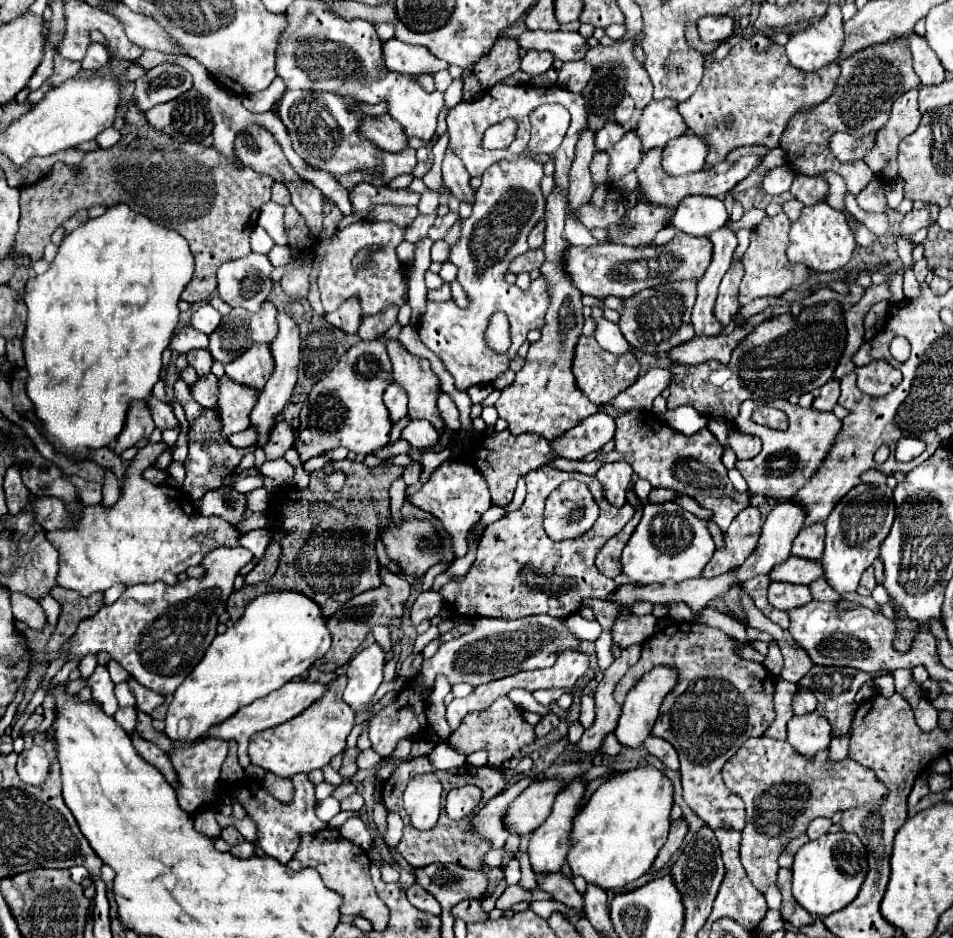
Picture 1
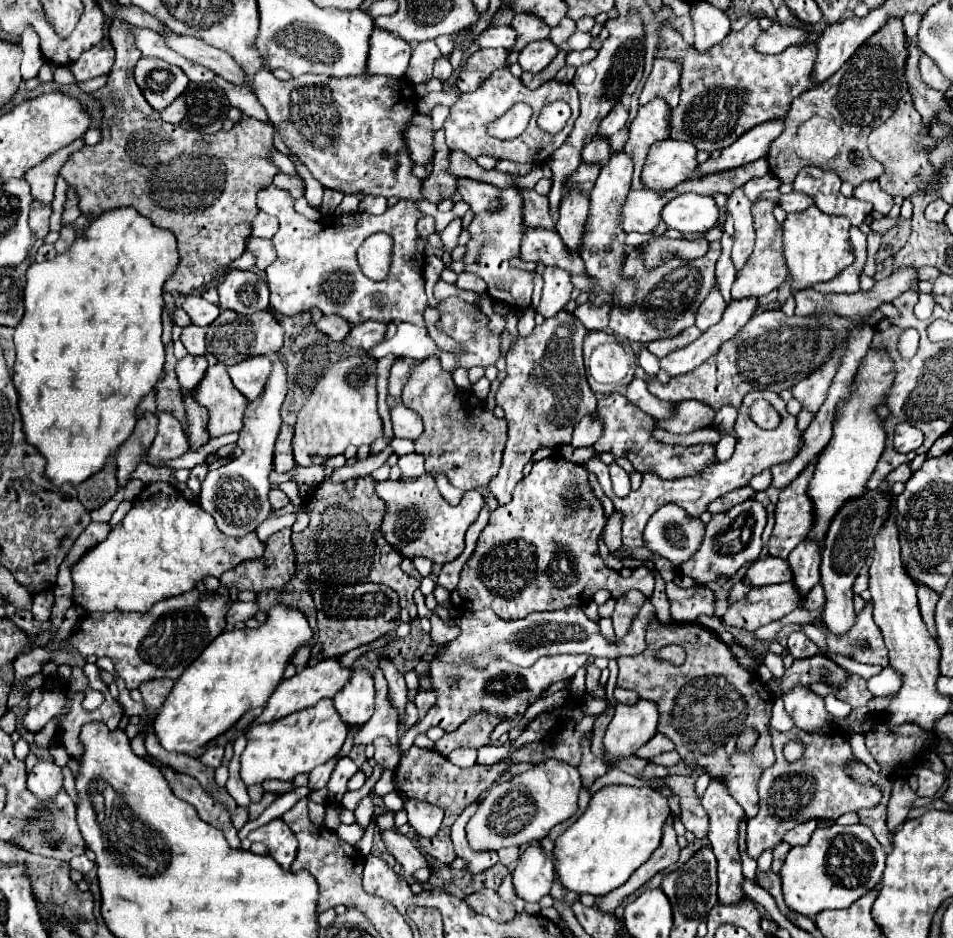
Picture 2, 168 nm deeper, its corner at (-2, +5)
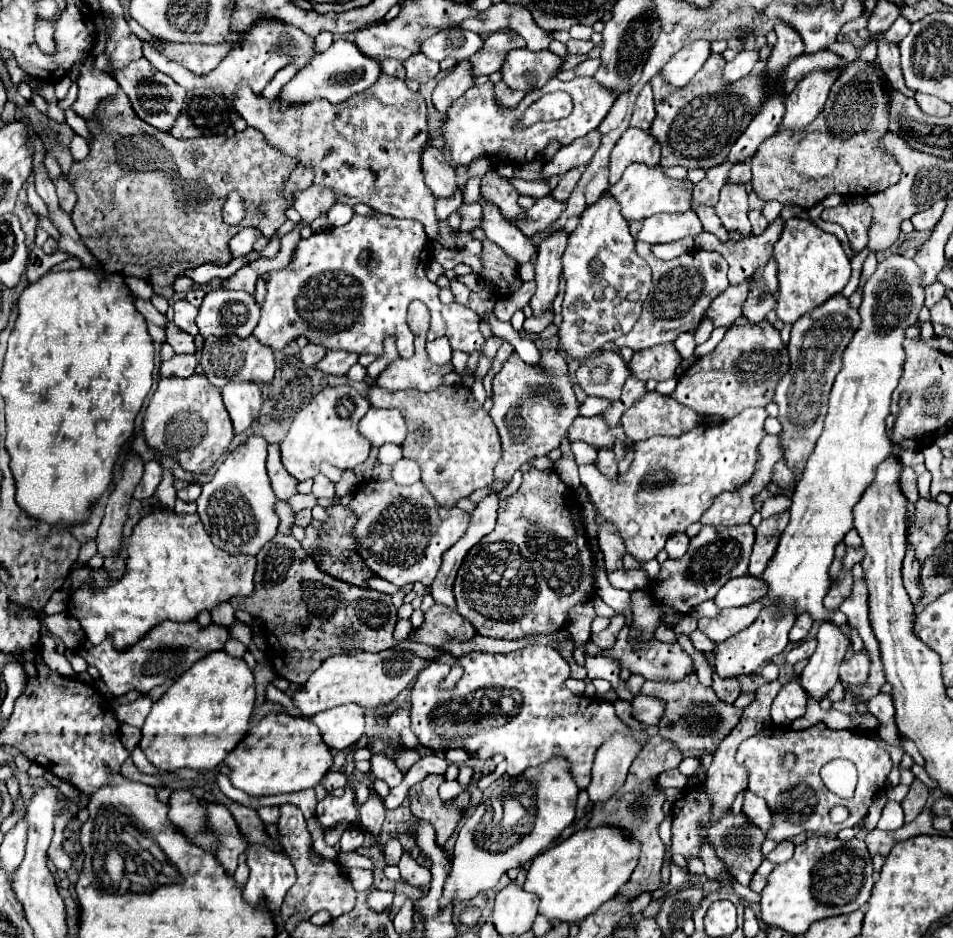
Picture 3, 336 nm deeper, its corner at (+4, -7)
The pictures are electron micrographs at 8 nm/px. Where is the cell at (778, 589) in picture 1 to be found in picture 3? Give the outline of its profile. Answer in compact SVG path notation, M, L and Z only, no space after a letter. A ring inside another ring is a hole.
M760 602L740 606L740 608L724 608L712 620L706 620L706 618L698 620L698 630L702 630L714 642L724 642L732 638L732 634L746 630L758 618L762 608L764 606L760 606Z

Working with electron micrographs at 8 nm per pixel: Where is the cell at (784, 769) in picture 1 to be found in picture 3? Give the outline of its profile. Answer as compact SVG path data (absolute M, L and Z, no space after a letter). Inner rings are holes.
M822 722L798 732L774 726L764 734L752 736L740 744L736 752L736 762L740 762L748 770L748 780L750 780L748 790L768 802L772 814L772 828L766 832L766 838L774 842L782 842L802 832L836 836L842 828L856 826L868 814L868 806L874 792L880 794L886 788L886 778L892 770L890 754L878 748L874 740L860 736L858 732L852 730L830 730ZM784 752L794 752L798 756L798 764L790 772L784 772L780 768L780 754ZM834 758L846 758L854 762L858 770L860 778L852 800L842 800L836 794L832 794L820 778L820 768ZM838 804L846 806L850 812L850 816L842 824L834 824L830 820L830 810Z

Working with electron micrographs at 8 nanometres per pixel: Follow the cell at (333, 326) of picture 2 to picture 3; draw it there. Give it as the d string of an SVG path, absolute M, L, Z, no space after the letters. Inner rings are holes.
M308 342L308 344L302 348L302 362L304 362L306 366L314 366L316 362L320 362L320 360L324 358L326 352L328 352L328 350L324 350L324 346Z

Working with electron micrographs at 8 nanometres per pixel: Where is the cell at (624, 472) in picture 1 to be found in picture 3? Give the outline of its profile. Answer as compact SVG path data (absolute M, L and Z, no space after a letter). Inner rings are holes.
M746 408L740 414L736 414L732 420L724 420L716 426L698 426L680 438L666 438L656 436L648 438L636 444L632 470L624 476L618 476L616 480L606 478L600 474L600 470L594 464L580 466L580 480L588 488L590 498L594 506L598 508L600 516L606 522L612 522L622 536L622 542L626 546L626 554L632 554L638 562L654 560L656 554L664 548L664 542L668 534L672 532L684 532L690 524L698 522L700 516L712 506L714 498L722 492L738 490L742 484L746 484L758 462L760 462L760 440L766 436L764 432L764 420L768 418L764 408Z

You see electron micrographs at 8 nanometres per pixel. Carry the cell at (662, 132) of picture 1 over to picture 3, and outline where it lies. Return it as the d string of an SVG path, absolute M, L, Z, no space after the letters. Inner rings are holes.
M630 126L620 140L616 142L612 156L610 156L610 184L620 180L620 174L632 164L632 162L644 162L648 166L656 166L660 162L660 150L652 150L656 144L656 138L652 138L650 132Z

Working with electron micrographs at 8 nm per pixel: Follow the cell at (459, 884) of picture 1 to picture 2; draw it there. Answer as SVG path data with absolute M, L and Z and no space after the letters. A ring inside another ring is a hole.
M396 828L380 830L380 836L386 844L386 850L396 858L396 862L400 862L406 878L410 878L414 874L414 870L418 870L418 868L430 870L430 864L424 860L422 852L414 846L414 842L408 836L400 834Z

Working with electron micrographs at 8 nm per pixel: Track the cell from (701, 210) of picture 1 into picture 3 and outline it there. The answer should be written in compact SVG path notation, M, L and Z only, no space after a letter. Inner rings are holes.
M686 210L684 214L656 214L642 222L636 238L648 244L676 242L682 238L694 238L702 234L702 222L696 212Z

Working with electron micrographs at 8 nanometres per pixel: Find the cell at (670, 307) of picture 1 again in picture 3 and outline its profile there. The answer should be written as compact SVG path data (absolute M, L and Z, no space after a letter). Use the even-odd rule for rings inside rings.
M640 240L636 242L636 252L652 268L652 290L644 300L642 314L636 326L626 336L620 336L614 342L618 348L628 346L632 350L644 350L656 344L674 342L678 334L696 328L704 312L708 310L712 298L716 298L724 288L728 288L728 276L726 276L728 262L718 252L692 250L688 254L682 254L674 260L664 262L650 252L650 246L646 242L640 242Z

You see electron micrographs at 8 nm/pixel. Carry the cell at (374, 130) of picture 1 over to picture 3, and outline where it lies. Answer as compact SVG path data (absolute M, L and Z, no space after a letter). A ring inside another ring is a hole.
M426 146L422 152L422 172L424 172L424 182L432 190L436 198L446 198L456 192L456 172L448 158L438 150L436 158L436 148Z

